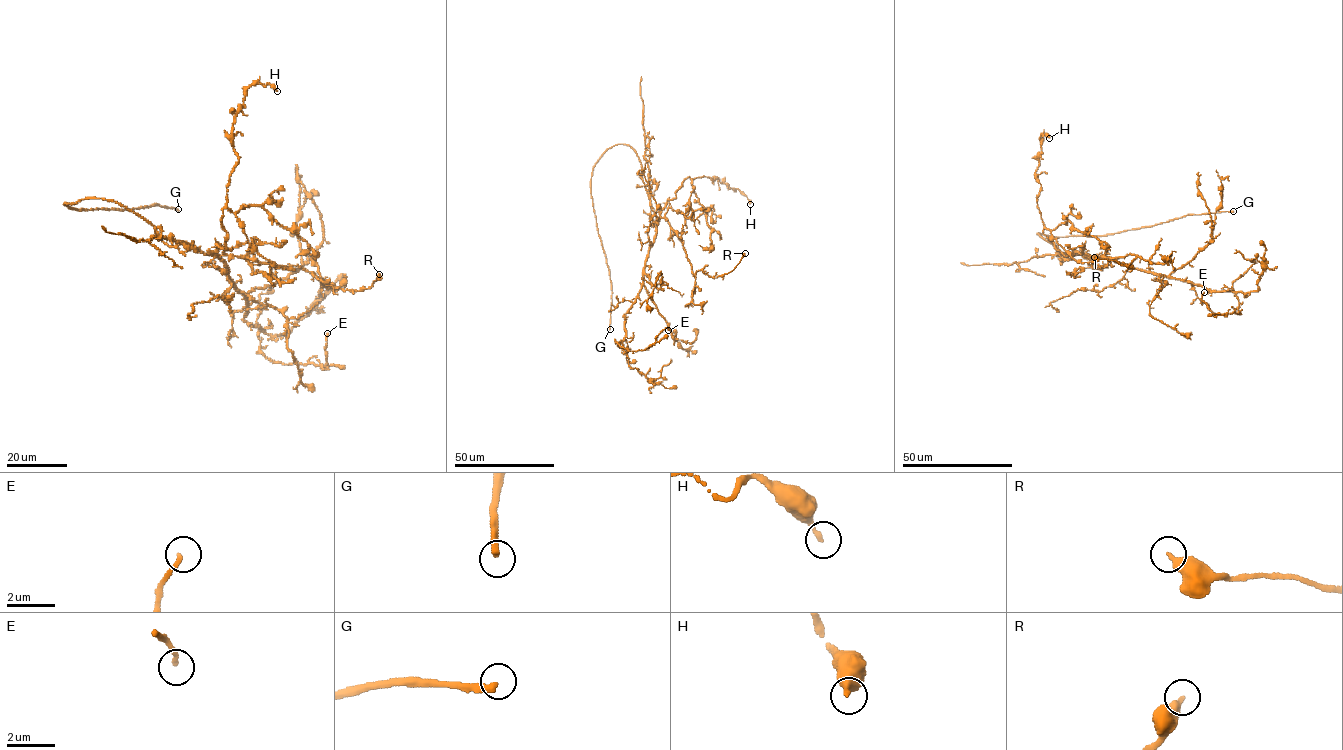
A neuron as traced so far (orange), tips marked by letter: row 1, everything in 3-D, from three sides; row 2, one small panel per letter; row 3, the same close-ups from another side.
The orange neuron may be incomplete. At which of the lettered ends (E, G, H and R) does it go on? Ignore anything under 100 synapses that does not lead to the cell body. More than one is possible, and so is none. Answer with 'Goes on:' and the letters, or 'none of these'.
Goes on: G

